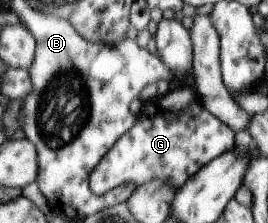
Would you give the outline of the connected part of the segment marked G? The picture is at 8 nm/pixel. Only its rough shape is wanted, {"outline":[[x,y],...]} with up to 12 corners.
{"outline":[[179,84],[142,104],[91,170],[96,195],[178,189],[234,132]]}

